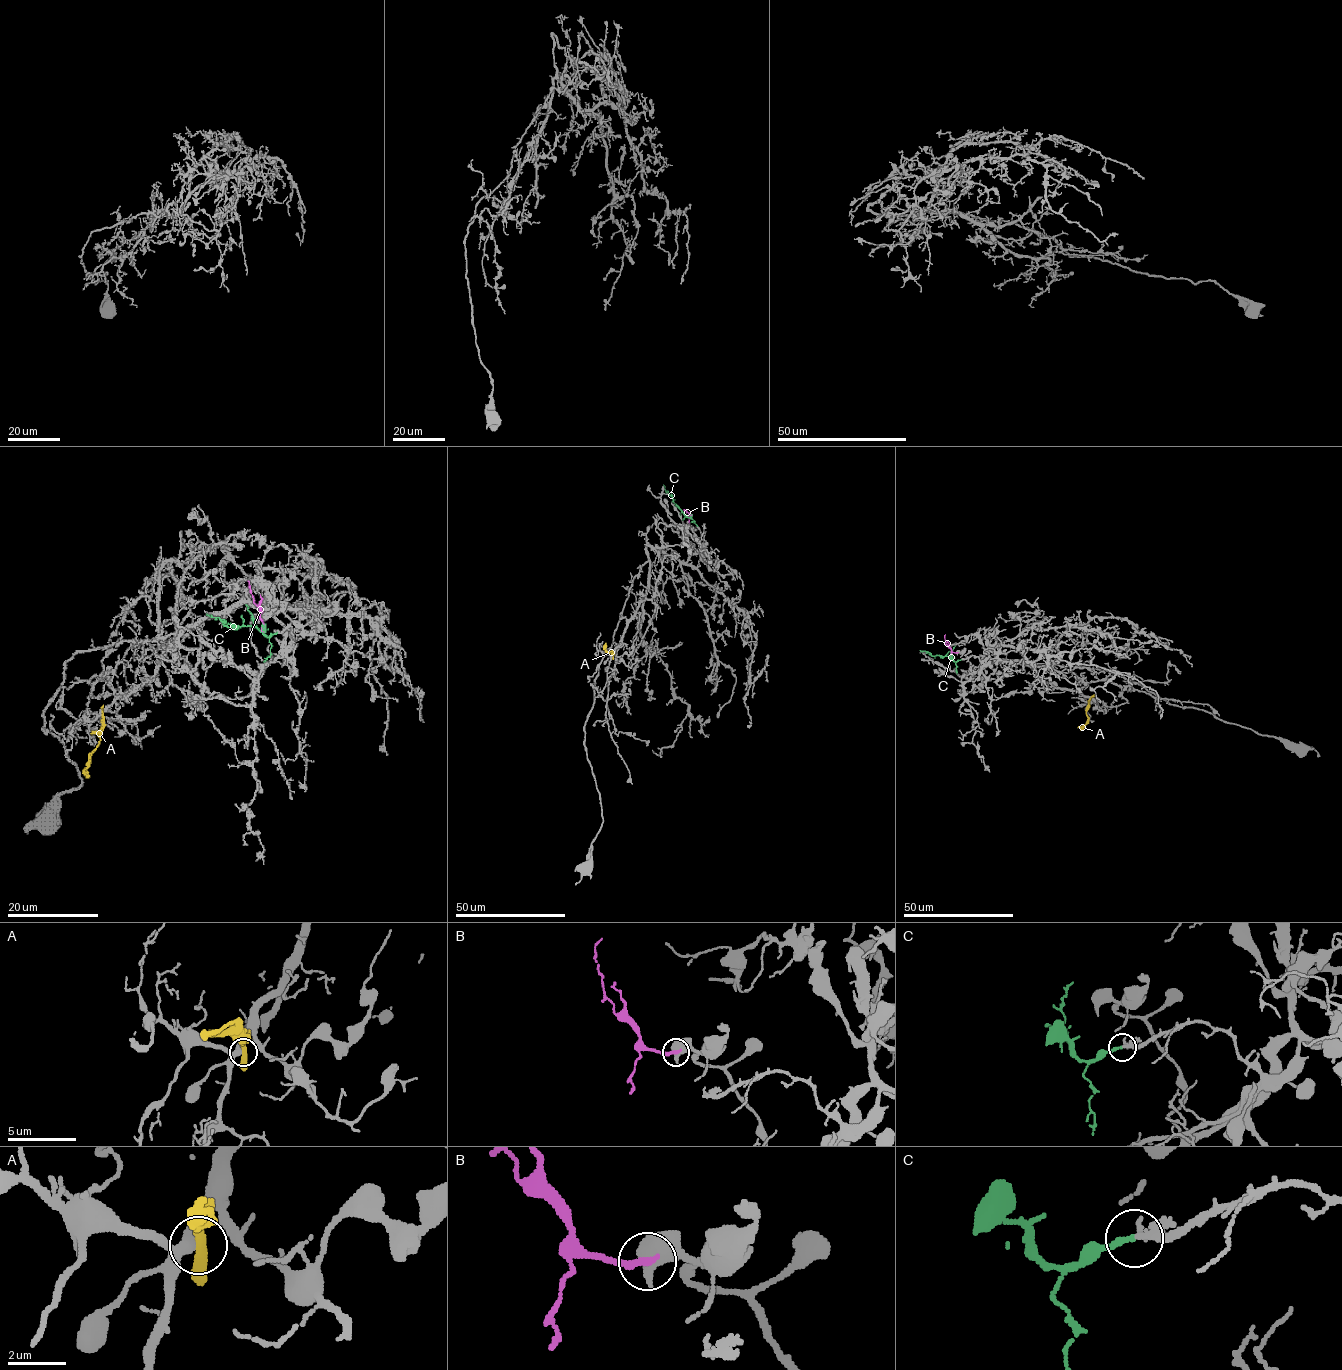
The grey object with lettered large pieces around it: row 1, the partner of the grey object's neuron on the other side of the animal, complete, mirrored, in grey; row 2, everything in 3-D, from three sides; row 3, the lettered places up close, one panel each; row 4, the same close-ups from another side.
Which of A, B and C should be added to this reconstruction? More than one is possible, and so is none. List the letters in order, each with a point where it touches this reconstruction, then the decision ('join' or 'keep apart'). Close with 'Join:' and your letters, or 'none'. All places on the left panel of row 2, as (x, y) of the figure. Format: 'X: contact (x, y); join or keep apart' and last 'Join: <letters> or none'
A: contact (102, 711); keep apart
B: contact (260, 618); keep apart
C: contact (277, 633); join
Join: C

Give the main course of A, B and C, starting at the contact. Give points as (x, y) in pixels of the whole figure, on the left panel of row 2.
A: (102, 712), (99, 743), (90, 755), (85, 770), (87, 773)
B: (260, 618), (260, 608), (247, 581)
C: (277, 633), (268, 638), (254, 627), (226, 625), (218, 617), (206, 614)

